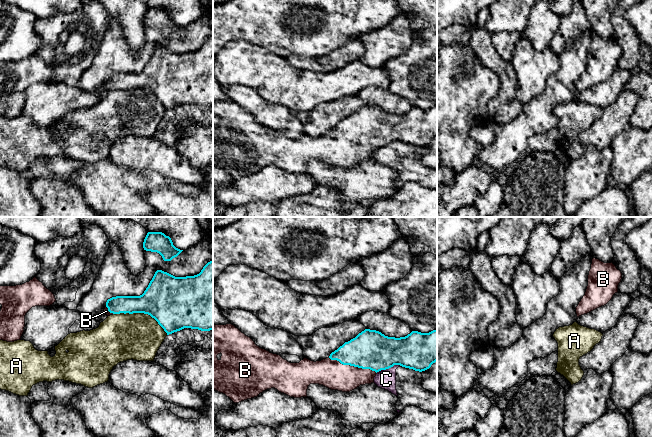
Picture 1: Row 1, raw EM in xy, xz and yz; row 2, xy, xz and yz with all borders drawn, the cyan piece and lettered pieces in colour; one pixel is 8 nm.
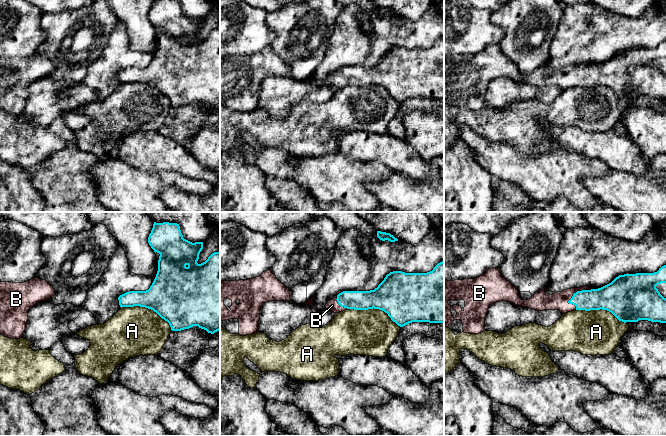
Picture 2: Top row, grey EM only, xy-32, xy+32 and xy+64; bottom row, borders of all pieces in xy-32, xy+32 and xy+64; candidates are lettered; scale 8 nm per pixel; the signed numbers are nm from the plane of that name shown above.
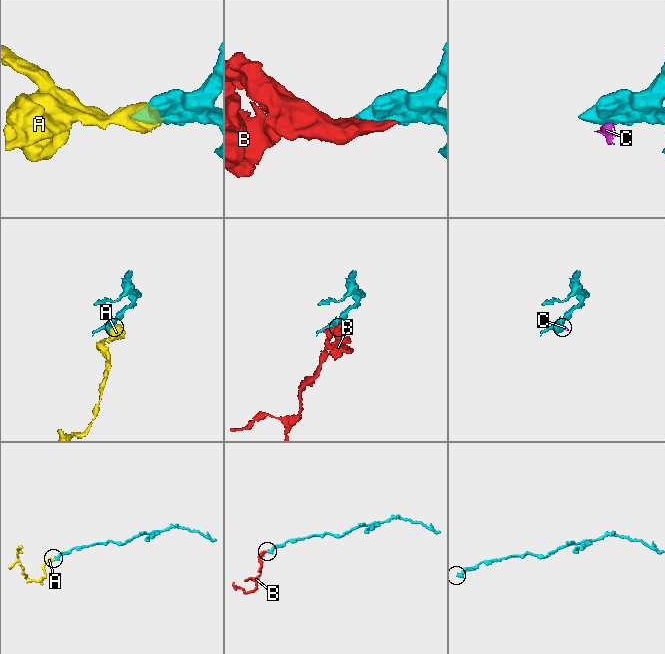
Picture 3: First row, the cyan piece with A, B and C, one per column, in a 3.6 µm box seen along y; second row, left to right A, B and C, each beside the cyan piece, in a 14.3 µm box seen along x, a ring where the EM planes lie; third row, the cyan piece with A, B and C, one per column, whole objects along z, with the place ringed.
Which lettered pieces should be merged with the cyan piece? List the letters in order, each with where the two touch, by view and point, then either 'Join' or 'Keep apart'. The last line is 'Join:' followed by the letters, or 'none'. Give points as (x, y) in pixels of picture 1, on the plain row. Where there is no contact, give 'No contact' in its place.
A: Touches cyan at xy (141, 88). Keep apart
B: Touches cyan at xz (353, 141). Join
C: Touches cyan at xz (388, 144). Keep apart
Join: B

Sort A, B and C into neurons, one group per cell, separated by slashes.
A C / B

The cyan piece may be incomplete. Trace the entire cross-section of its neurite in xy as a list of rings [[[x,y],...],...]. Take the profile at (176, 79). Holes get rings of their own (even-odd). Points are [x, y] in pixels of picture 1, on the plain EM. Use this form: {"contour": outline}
{"contour": [[[213,37],[208,38],[201,48],[194,52],[175,53],[157,46],[142,71],[112,73],[107,76],[104,88],[107,92],[120,89],[148,90],[167,111],[184,104],[213,106]]]}

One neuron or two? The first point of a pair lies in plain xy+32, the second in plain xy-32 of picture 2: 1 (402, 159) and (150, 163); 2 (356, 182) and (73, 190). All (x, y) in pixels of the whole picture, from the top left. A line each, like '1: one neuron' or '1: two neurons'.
1: one neuron
2: two neurons

